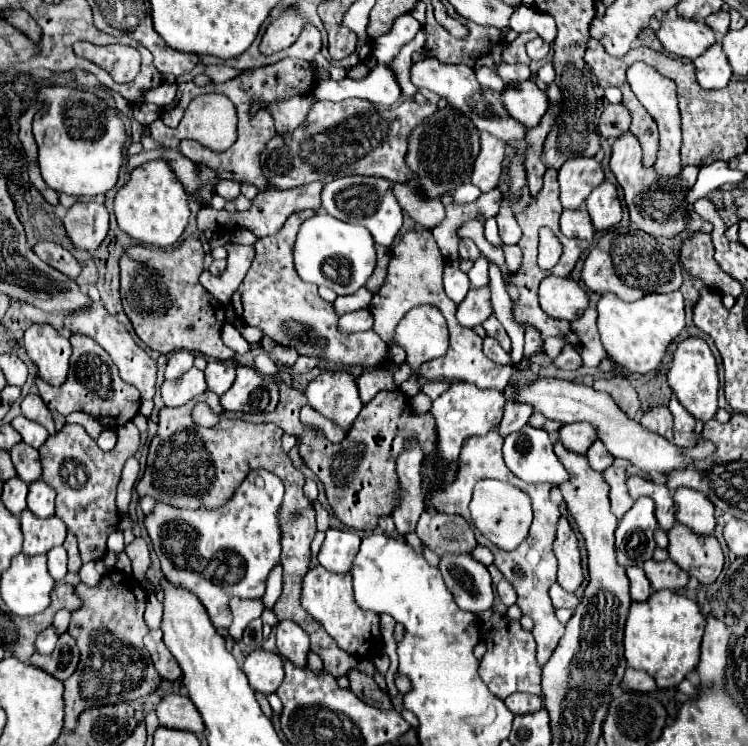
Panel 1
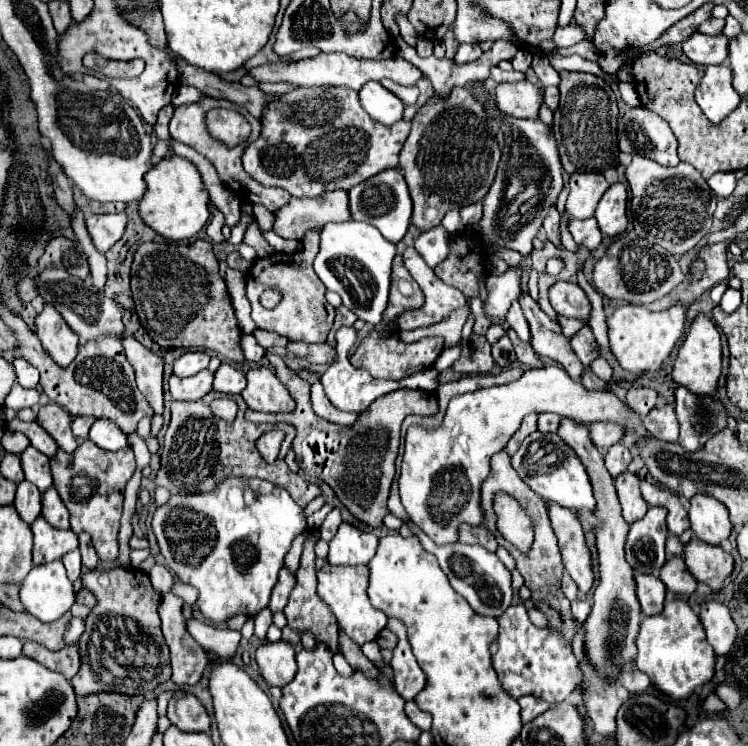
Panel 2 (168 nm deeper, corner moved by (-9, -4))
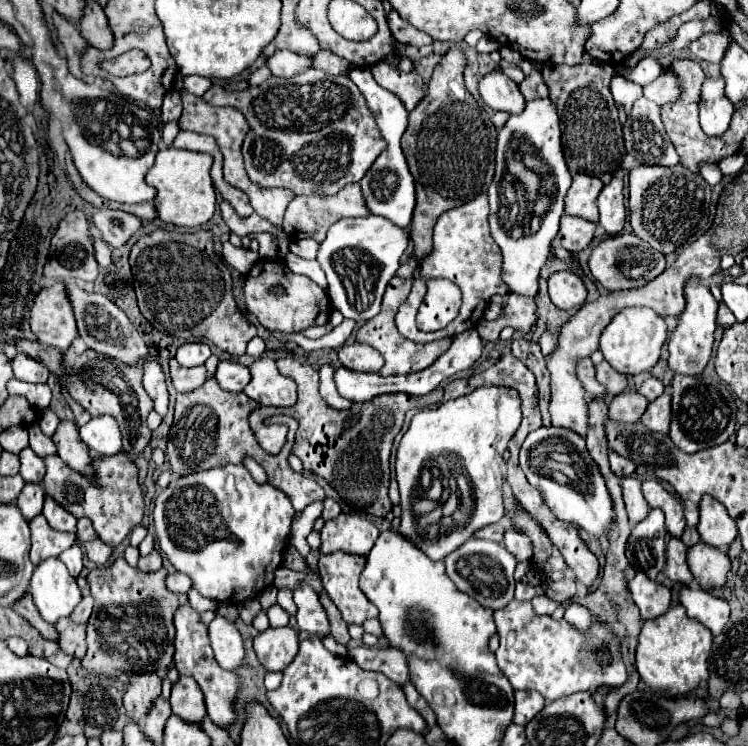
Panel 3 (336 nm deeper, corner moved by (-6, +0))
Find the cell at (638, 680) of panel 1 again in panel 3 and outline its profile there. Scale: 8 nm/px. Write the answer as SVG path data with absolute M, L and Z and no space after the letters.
M511 600L505 608L495 610L495 624L499 634L499 650L495 652L499 670L507 676L515 690L537 690L545 700L557 700L581 690L597 690L601 686L621 686L627 680L625 664L621 658L621 642L603 620L593 620L587 632L575 630L565 618L553 620L551 616L535 614L531 602Z

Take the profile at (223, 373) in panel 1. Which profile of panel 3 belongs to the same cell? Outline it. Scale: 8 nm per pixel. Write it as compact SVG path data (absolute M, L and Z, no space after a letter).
M223 360L219 362L217 366L217 374L215 374L219 386L227 392L241 392L247 384L249 384L249 368L247 366L241 366L237 362L231 362L231 360Z

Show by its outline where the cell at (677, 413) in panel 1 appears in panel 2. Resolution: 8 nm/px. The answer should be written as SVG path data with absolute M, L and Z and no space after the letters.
M680 386L674 406L680 420L678 444L688 452L702 450L718 430L726 428L726 410L718 400L698 398Z

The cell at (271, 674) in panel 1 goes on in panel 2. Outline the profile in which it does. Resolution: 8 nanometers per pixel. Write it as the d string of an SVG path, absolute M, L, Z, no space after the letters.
M284 640L276 644L262 644L256 650L256 662L268 686L284 688L296 674L294 648Z

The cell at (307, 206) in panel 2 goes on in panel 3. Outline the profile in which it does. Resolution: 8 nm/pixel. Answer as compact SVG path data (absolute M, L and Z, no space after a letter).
M359 184L345 186L335 196L295 196L291 200L291 204L287 206L287 212L285 212L285 218L283 218L283 232L291 240L295 240L299 236L309 236L317 242L323 242L327 228L331 224L339 222L341 218L349 218L349 216L369 216L369 208L363 200L363 192L361 192Z

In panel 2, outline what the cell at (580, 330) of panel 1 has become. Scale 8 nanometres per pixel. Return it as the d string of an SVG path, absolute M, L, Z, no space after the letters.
M598 356L592 364L590 364L590 368L592 368L592 372L598 376L598 378L602 378L604 382L608 382L610 380L610 376L612 376L612 366L606 362L606 358L602 358L602 356Z

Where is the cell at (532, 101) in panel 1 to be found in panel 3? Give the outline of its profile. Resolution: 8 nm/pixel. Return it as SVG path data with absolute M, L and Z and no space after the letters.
M499 68L485 74L479 80L479 94L483 102L493 110L505 110L509 114L521 114L525 98L519 92L519 86L507 78Z

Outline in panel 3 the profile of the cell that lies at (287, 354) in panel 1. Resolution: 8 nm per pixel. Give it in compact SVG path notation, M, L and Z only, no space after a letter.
M359 342L345 344L339 350L339 360L343 366L359 372L377 372L383 366L383 356L379 354L379 350Z

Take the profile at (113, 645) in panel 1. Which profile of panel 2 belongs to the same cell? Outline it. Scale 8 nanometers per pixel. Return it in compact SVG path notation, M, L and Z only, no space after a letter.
M110 568L110 570L92 570L82 576L82 586L88 588L98 604L86 618L86 630L78 642L82 666L80 672L70 680L74 686L76 696L90 696L100 692L122 692L122 694L146 694L156 690L160 684L170 680L170 658L168 648L162 638L160 630L160 616L158 606L162 600L162 594L158 594L150 586L150 578L146 578L144 572L134 568Z

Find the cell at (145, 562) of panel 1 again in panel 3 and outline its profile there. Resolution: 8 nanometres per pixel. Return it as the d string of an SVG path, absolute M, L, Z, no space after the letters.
M175 572L175 574L169 574L167 576L167 588L171 592L181 592L181 594L187 594L191 588L193 588L193 582L187 574L181 574L181 572Z

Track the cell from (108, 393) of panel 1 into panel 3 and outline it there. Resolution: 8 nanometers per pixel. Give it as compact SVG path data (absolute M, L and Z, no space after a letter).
M87 350L81 356L65 356L63 366L71 372L71 376L61 376L61 384L65 384L71 396L93 416L93 414L109 414L117 420L123 436L123 450L139 456L151 440L151 430L147 428L147 414L153 410L153 400L143 390L143 370L135 370L133 366L123 366L123 362L115 362L111 358L103 358L93 350Z

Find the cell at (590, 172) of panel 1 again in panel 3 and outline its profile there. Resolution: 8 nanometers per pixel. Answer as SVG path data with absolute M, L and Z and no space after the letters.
M575 174L571 190L565 198L565 212L597 224L599 212L597 212L595 200L601 188L603 188L603 182L599 178L587 176L587 174Z

